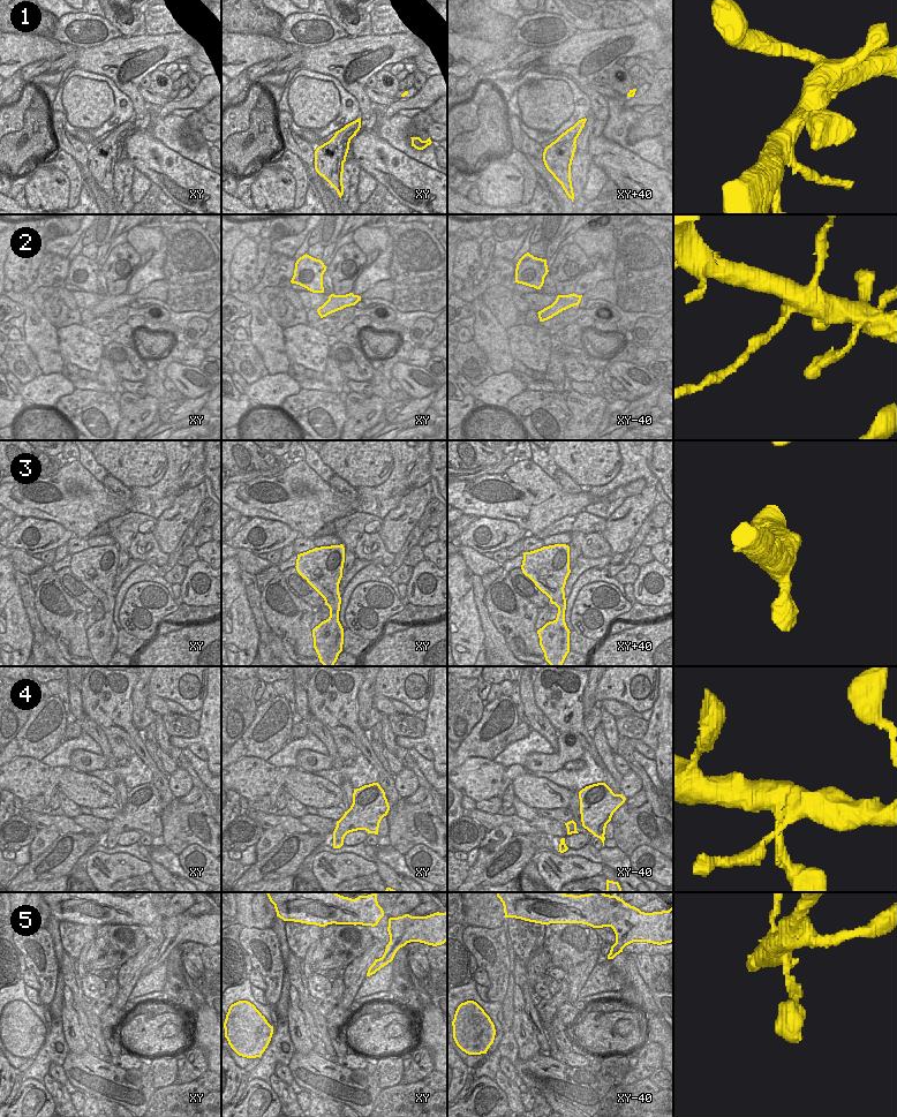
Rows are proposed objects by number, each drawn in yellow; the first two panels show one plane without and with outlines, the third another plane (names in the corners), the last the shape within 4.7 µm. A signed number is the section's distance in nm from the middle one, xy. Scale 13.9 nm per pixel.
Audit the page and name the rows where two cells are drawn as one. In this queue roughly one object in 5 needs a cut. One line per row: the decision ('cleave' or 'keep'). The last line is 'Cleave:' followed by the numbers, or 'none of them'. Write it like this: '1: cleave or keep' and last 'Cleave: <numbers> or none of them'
1: keep
2: cleave
3: keep
4: keep
5: keep
Cleave: 2

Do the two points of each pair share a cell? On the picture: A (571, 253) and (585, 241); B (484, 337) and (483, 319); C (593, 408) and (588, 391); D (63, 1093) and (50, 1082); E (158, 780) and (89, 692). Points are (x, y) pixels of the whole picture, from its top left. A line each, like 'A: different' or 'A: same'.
A: different
B: same
C: different
D: same
E: same

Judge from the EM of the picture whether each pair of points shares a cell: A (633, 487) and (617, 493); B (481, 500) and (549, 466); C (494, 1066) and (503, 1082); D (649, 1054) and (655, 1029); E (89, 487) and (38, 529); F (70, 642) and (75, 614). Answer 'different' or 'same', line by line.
A: same
B: different
C: different
D: different
E: different
F: same

